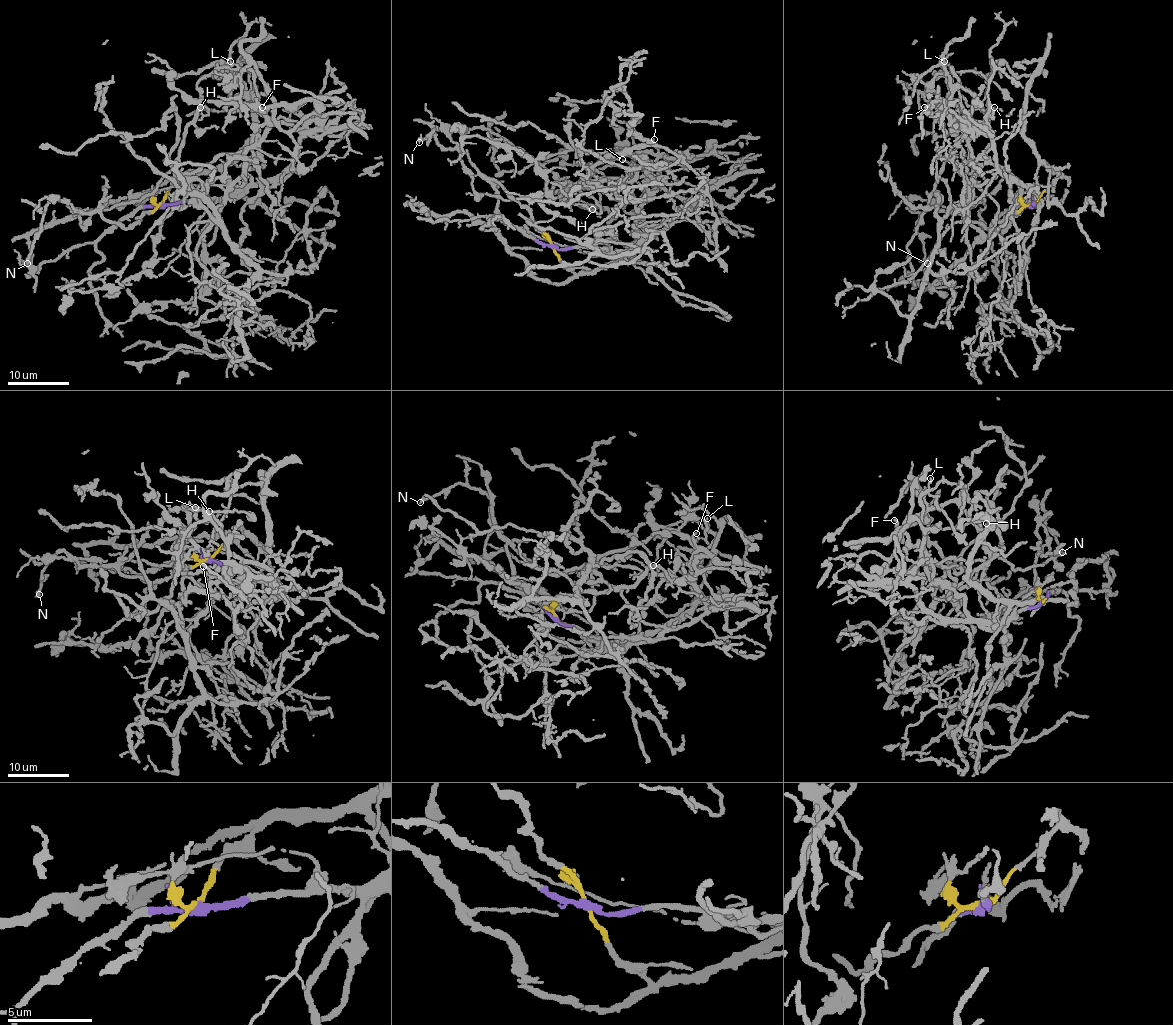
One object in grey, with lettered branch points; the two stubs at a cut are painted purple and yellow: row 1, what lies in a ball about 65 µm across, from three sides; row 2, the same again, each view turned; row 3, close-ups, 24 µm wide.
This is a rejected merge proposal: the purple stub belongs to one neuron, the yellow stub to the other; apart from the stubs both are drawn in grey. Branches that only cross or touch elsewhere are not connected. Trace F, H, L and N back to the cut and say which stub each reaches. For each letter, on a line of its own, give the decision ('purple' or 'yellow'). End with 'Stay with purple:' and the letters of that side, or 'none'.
F: purple
H: purple
L: purple
N: yellow
Stay with purple: F, H, L

